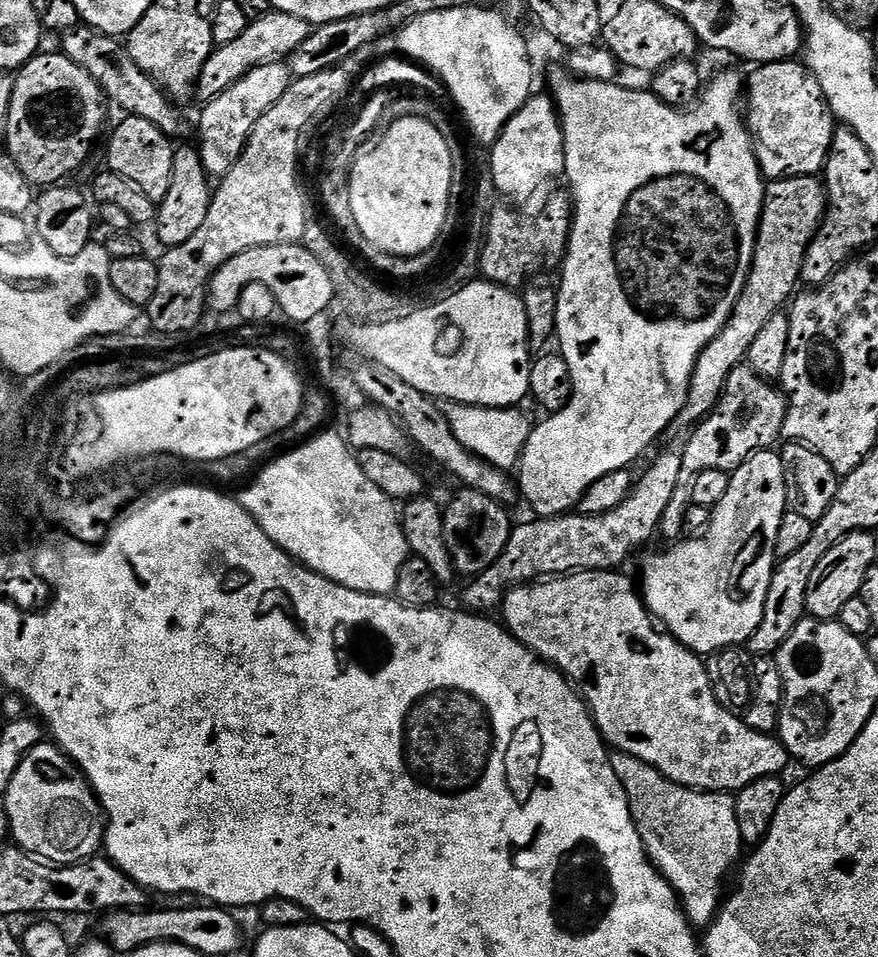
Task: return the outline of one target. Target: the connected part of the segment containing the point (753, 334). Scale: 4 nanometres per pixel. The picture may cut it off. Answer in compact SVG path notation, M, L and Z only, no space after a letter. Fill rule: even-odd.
M819 175L791 176L785 180L771 181L765 187L760 229L756 235L756 249L748 281L726 326L708 343L696 363L686 406L682 406L676 419L677 429L695 429L704 417L712 413L718 399L718 386L723 385L733 369L743 363L762 326L766 326L766 322L770 322L770 318L774 318L774 314L793 299L796 284L801 283L800 271L806 250L816 237L827 211L828 191Z

